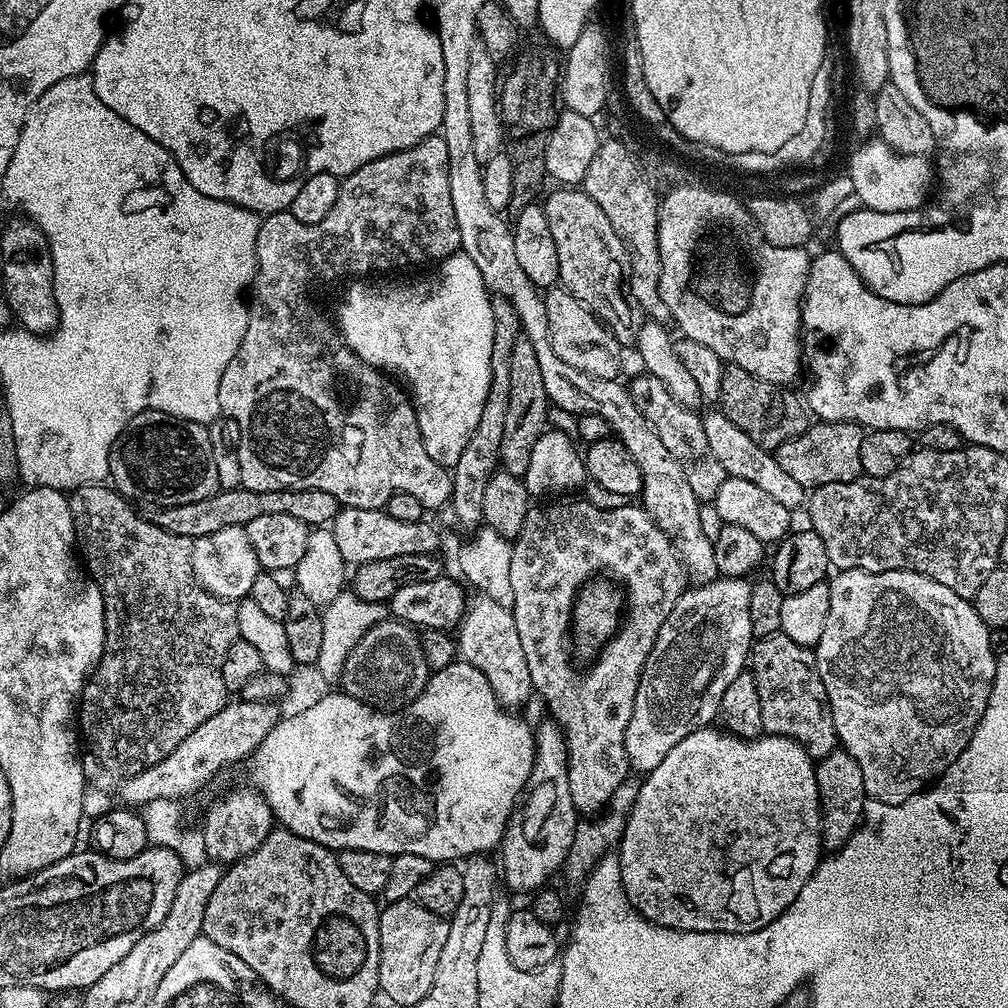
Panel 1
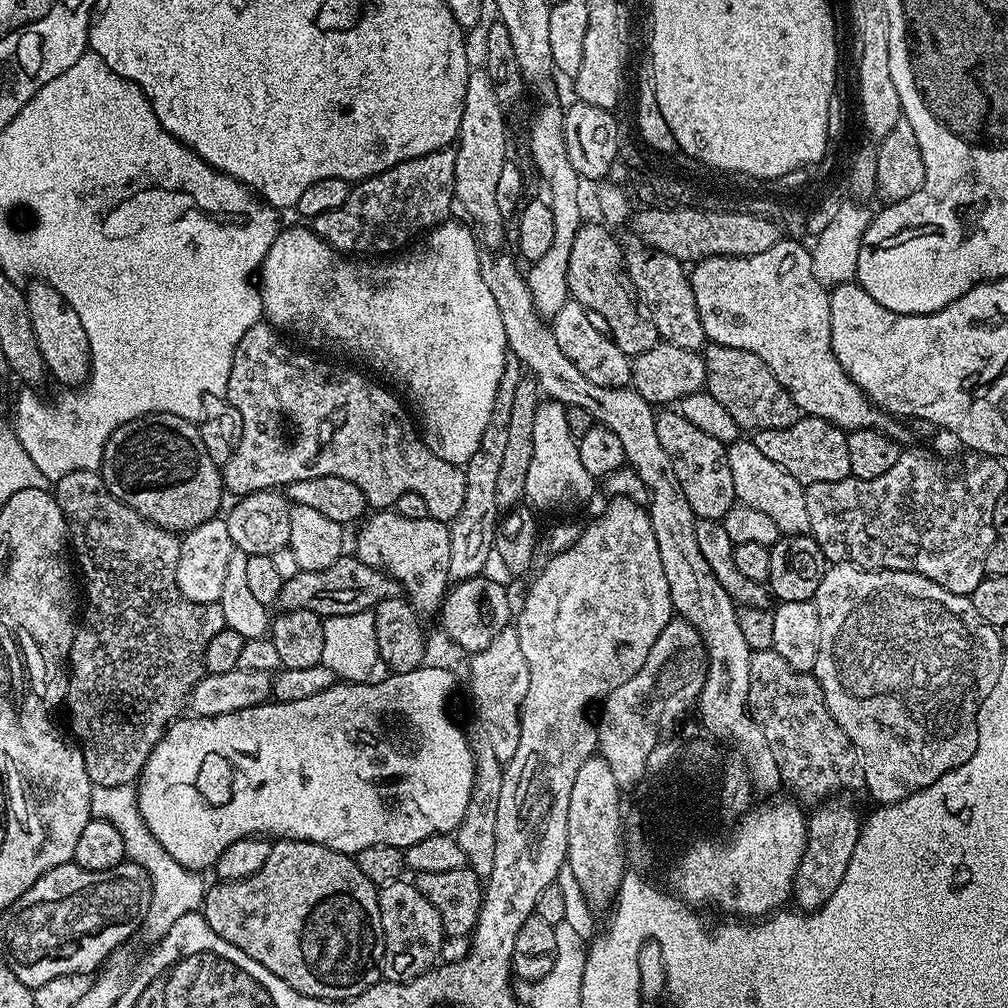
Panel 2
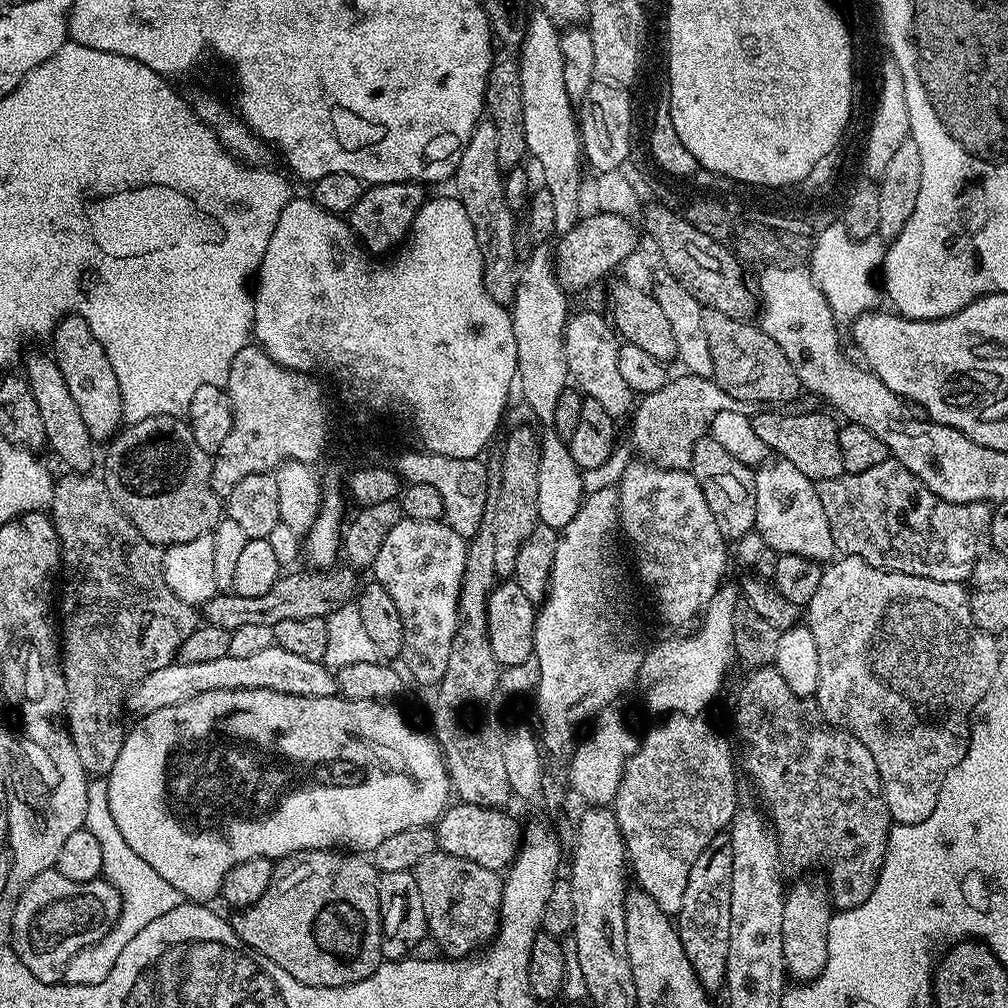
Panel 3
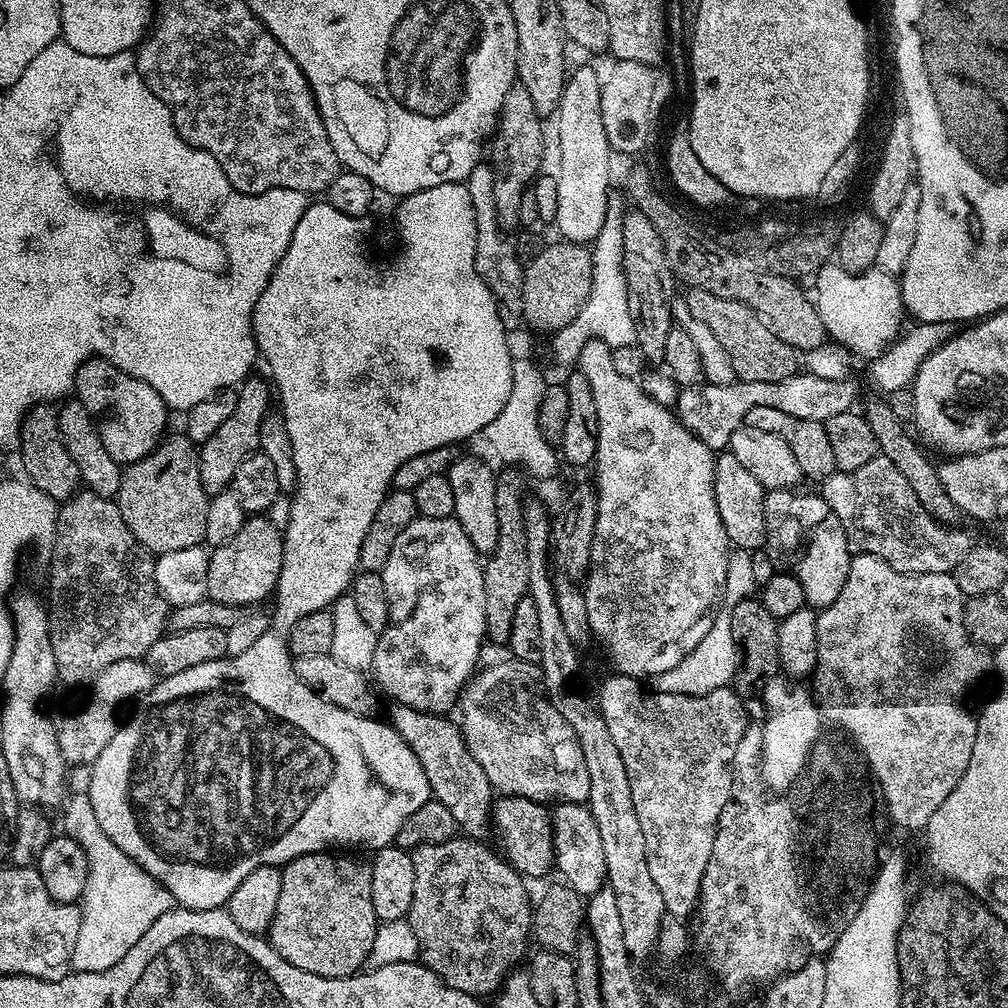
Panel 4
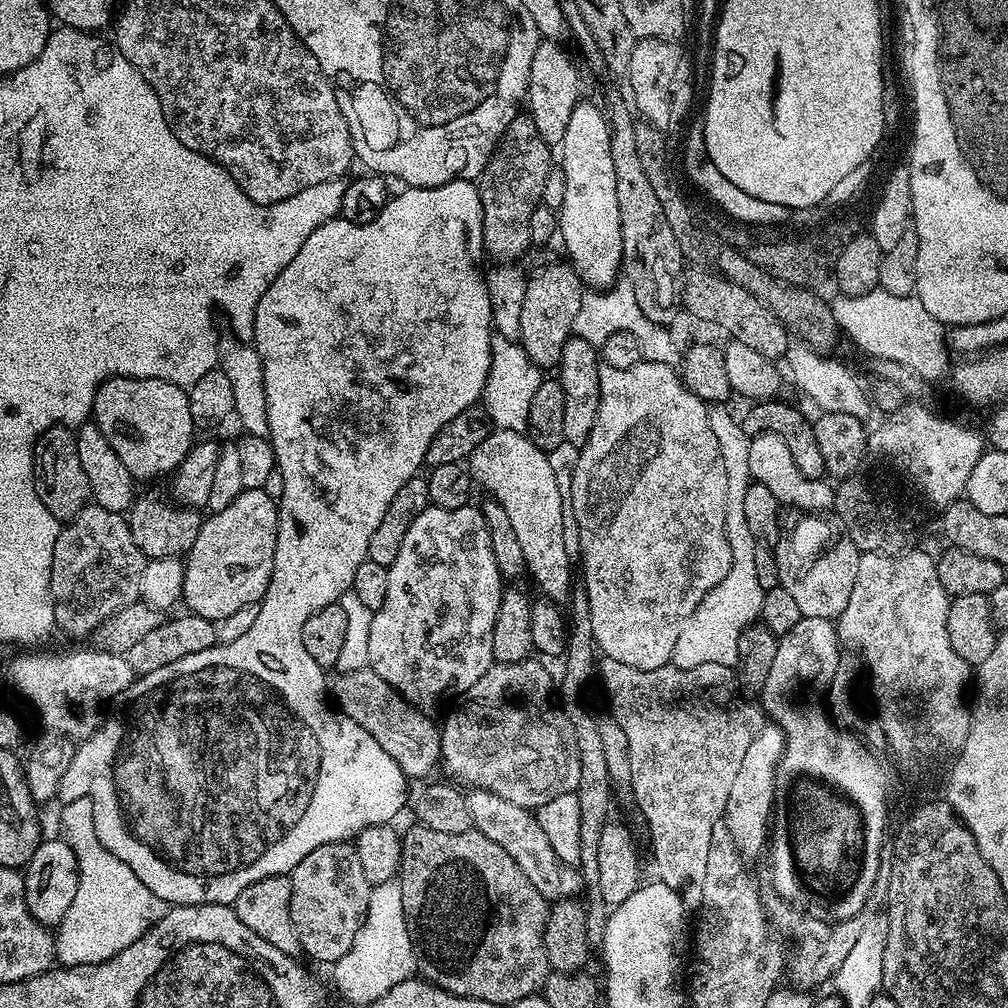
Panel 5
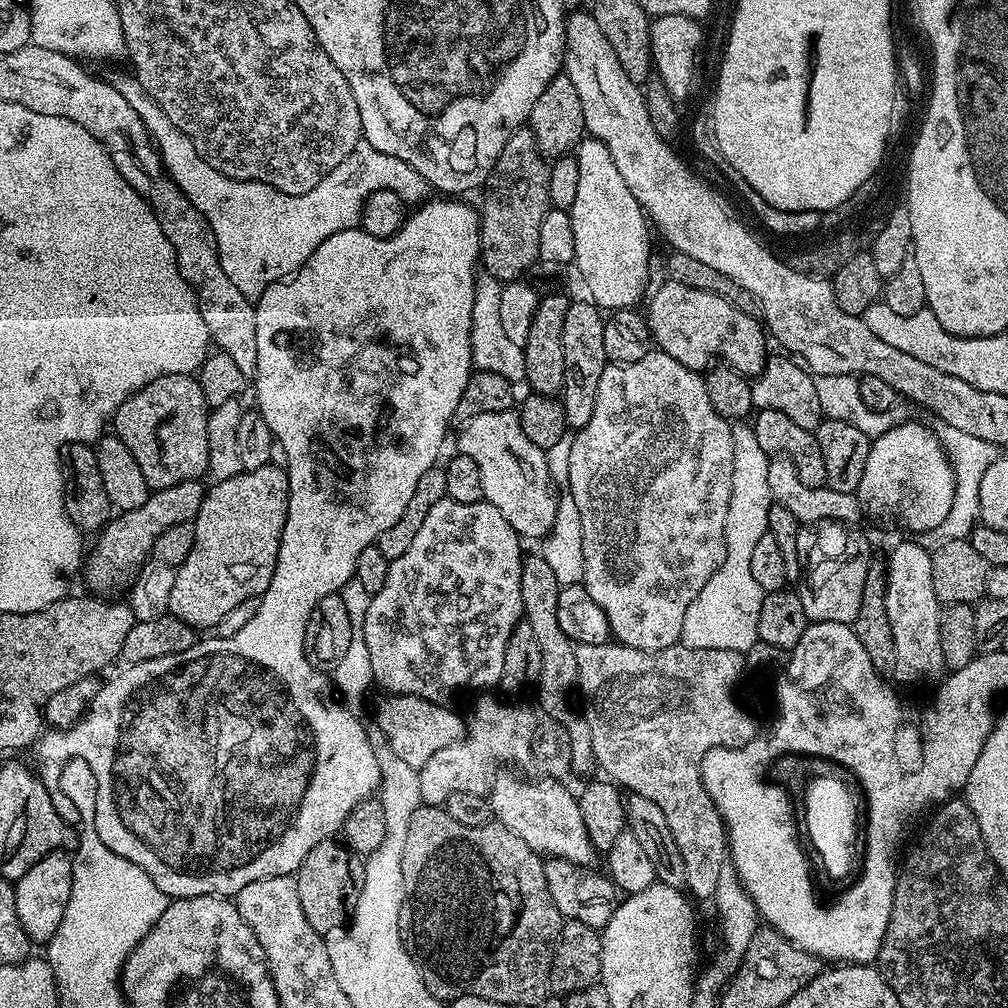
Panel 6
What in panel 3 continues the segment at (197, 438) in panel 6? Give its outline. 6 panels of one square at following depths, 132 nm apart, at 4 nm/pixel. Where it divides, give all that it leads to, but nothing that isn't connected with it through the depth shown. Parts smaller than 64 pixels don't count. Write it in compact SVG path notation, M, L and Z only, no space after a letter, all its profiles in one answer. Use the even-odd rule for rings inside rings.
M75 314L65 316L57 324L51 334L50 343L52 343L51 351L54 353L55 362L62 370L62 378L66 378L66 386L70 386L74 403L77 404L83 420L86 421L86 430L90 430L93 441L111 441L121 427L124 411L114 366L110 366L110 358L106 358L106 350L92 337L88 323Z

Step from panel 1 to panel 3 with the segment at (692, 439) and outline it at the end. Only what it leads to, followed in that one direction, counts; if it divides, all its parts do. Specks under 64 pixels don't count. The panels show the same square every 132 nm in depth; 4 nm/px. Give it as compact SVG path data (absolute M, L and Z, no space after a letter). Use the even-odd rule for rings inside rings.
M707 434L693 448L690 465L692 477L702 486L702 494L706 494L706 502L710 506L710 514L714 514L714 522L724 535L725 541L734 542L742 538L742 534L753 531L756 526L756 507L754 506L754 482L756 473L749 465L738 462L718 442L714 442L711 434Z

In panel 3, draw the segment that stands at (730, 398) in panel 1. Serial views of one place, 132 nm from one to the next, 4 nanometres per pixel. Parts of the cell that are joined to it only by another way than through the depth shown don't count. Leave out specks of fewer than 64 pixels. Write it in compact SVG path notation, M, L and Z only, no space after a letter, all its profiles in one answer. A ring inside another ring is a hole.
M704 308L702 330L706 330L706 343L710 345L710 362L714 362L711 378L732 398L755 406L784 406L787 400L801 395L800 379L790 366L790 358L755 323Z

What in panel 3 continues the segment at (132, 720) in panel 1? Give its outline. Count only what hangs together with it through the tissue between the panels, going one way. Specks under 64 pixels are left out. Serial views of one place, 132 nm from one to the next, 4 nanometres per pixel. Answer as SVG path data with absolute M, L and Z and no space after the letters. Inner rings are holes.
M64 474L68 476L59 477L54 486L54 498L50 515L52 525L60 539L60 563L62 565L62 577L64 576L64 593L58 596L58 636L62 641L62 667L64 669L64 681L66 682L66 703L63 715L66 717L66 727L68 733L72 736L74 746L78 750L78 758L82 758L82 766L87 770L89 777L104 778L114 762L118 762L118 754L124 745L126 735L125 725L120 725L120 708L125 707L126 697L133 684L137 684L146 674L154 674L154 670L162 670L162 666L173 663L179 657L182 642L194 634L194 630L199 628L202 623L201 613L197 605L182 602L166 586L164 577L164 548L159 544L151 544L142 534L138 534L138 526L126 518L126 514L112 500L108 487L103 479L96 474Z

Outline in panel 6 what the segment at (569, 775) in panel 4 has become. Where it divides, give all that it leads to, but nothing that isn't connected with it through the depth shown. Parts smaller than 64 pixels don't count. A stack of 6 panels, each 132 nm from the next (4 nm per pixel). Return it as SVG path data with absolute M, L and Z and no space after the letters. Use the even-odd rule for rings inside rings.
M480 694L472 713L466 716L466 735L450 746L442 746L419 768L418 790L428 806L447 805L450 794L465 792L488 796L497 779L496 764L528 764L540 778L569 775L570 742L566 730L535 703L507 704L496 694Z

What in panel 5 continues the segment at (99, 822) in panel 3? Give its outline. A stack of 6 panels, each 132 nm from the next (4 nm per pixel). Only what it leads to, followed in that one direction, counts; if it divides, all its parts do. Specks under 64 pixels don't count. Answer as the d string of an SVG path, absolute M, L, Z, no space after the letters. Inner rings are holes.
M76 794L60 812L62 838L78 858L78 894L66 918L55 929L56 960L64 966L100 964L114 958L126 946L138 942L164 916L166 905L122 858L114 858L94 831L92 800L86 794Z

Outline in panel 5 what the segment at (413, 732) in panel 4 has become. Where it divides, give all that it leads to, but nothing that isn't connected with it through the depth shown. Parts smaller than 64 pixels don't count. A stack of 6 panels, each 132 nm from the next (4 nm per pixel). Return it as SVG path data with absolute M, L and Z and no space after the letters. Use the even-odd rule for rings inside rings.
M473 788L467 793L468 809L472 819L472 827L480 832L490 842L498 842L514 862L534 882L534 890L542 894L548 901L567 900L579 897L585 887L584 880L577 869L569 864L564 864L550 846L550 838L542 834L542 830L536 825L536 817L529 809L518 806L514 802L506 802L498 798L498 794L486 792L481 788Z

